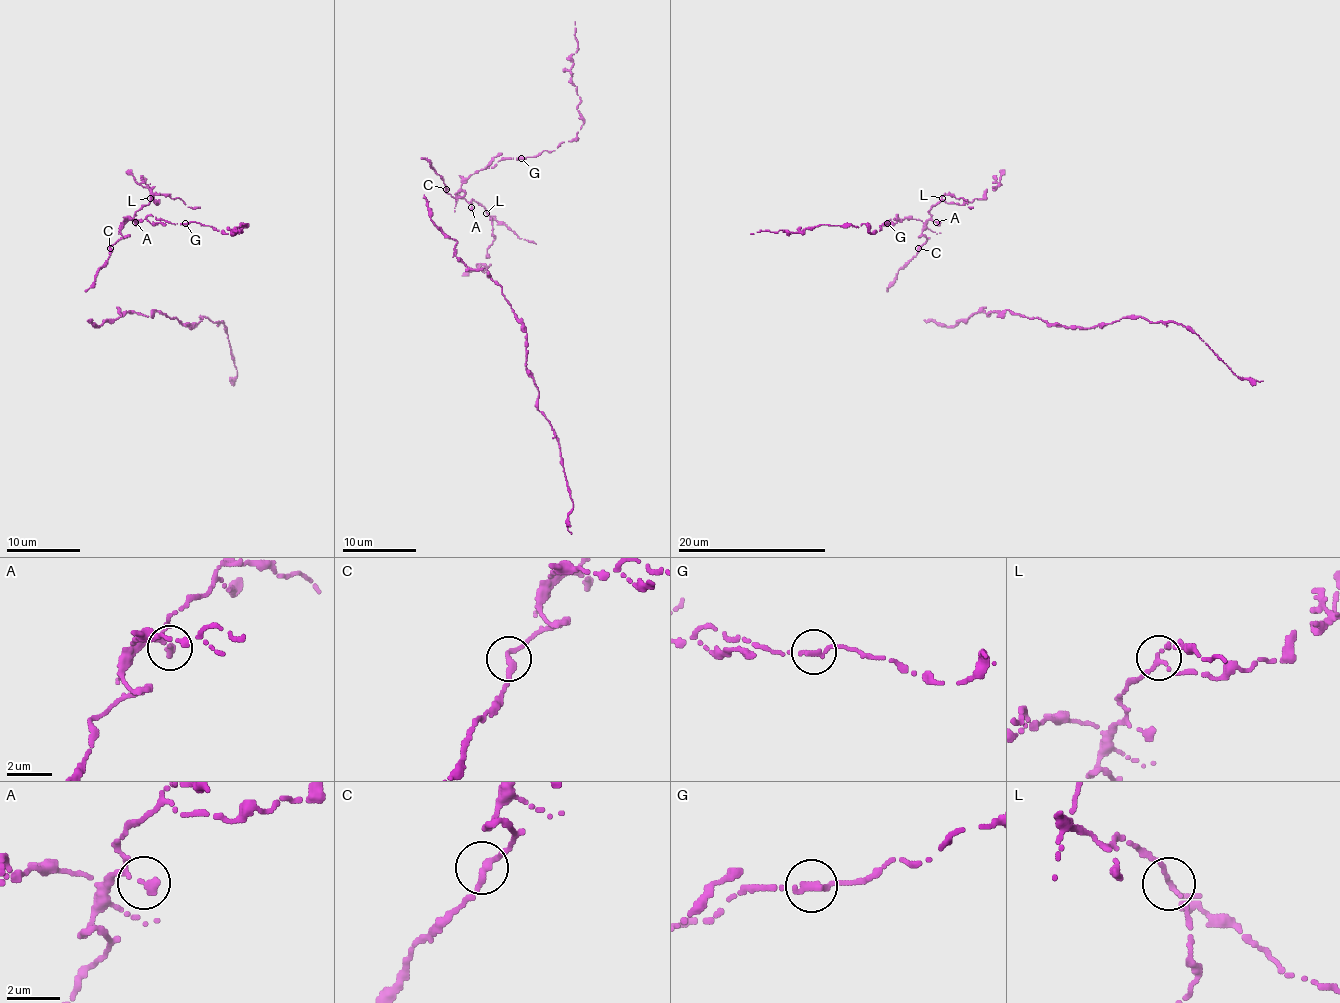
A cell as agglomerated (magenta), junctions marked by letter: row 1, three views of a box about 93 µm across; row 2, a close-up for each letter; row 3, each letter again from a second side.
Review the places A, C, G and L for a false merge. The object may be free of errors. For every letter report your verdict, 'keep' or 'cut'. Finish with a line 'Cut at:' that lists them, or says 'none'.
A: keep
C: keep
G: keep
L: keep
Cut at: none

